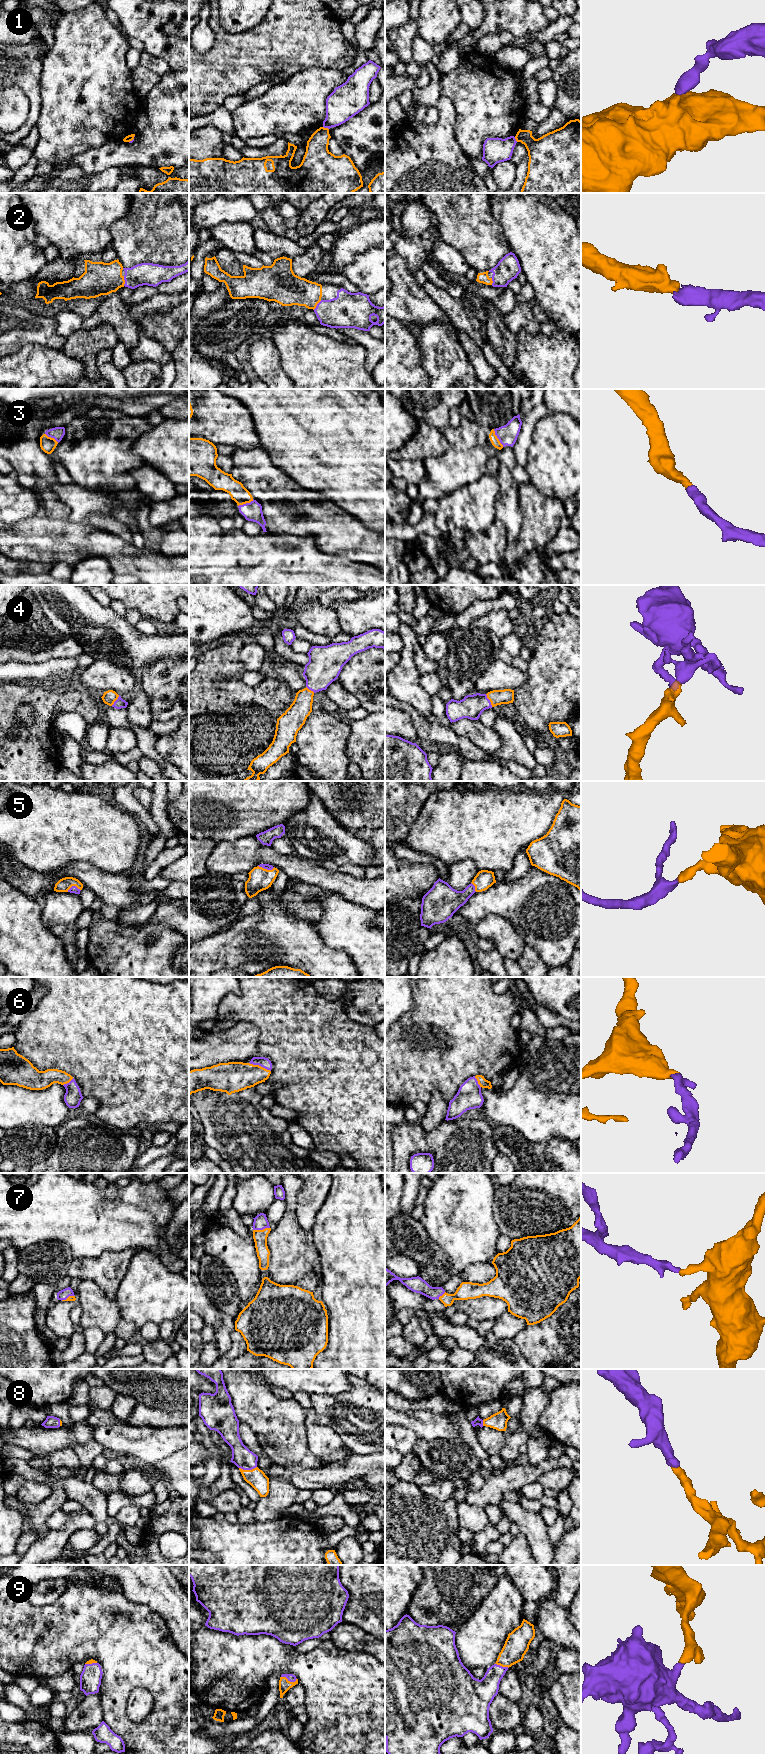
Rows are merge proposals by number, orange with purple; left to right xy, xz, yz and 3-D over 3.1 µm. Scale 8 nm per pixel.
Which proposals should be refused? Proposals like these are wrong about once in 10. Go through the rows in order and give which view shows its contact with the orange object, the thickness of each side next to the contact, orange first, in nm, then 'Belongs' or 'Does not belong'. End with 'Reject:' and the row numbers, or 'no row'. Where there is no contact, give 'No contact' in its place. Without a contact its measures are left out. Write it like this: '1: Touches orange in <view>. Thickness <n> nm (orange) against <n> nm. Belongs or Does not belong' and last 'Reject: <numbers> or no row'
1: Touches orange in xz. Thickness 220 nm (orange) against 260 nm. Does not belong
2: Touches orange in xy. Thickness 260 nm (orange) against 180 nm. Belongs
3: Touches orange in yz. Thickness 70 nm (orange) against 160 nm. Belongs
4: Touches orange in yz. Thickness 130 nm (orange) against 190 nm. Belongs
5: Touches orange in xz. Thickness 180 nm (orange) against 50 nm. Belongs
6: Touches orange in xz. Thickness 240 nm (orange) against 80 nm. Belongs
7: Touches orange in xz. Thickness 110 nm (orange) against 110 nm. Belongs
8: Touches orange in xz. Thickness 150 nm (orange) against 170 nm. Belongs
9: Touches orange in xz. Thickness 100 nm (orange) against 60 nm. Belongs
Reject: 1

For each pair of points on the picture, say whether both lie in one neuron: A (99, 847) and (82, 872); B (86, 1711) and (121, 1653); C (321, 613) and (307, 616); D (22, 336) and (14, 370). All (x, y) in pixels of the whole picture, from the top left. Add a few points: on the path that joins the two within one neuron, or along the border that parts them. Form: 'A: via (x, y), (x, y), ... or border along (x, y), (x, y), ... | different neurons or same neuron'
A: border along (65, 865), (88, 861), (110, 871) | different neurons
B: border along (97, 1693), (103, 1716) | different neurons
C: via (318, 616), (310, 616) | same neuron
D: border along (42, 345), (25, 344), (10, 354) | different neurons

